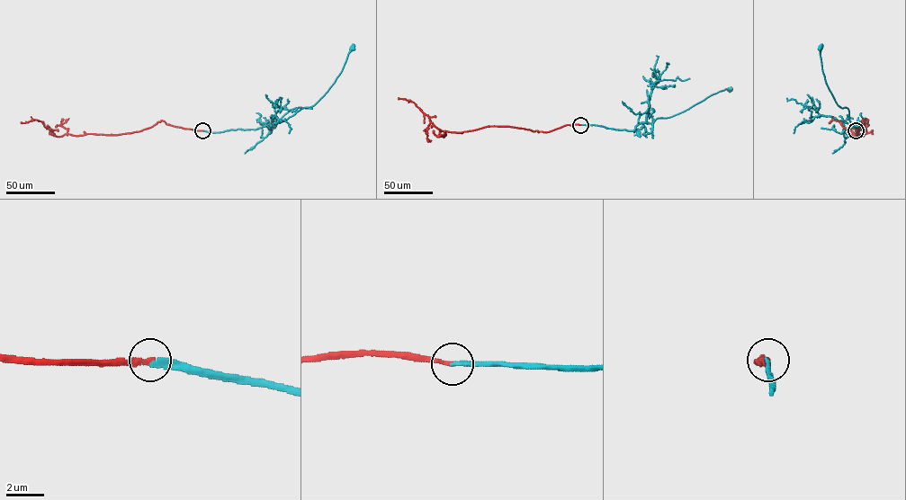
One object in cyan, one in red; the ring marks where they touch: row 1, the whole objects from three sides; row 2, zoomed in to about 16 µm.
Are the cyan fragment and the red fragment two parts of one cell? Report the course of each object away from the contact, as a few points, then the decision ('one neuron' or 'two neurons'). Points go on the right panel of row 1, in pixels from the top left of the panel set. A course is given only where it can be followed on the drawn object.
cyan runs (856, 130), (862, 129), (853, 128), (848, 110), (837, 103), (826, 83), (820, 48); red runs (856, 130), (863, 120), (857, 133), (863, 135), (860, 136), (838, 121), (829, 122); one neuron

